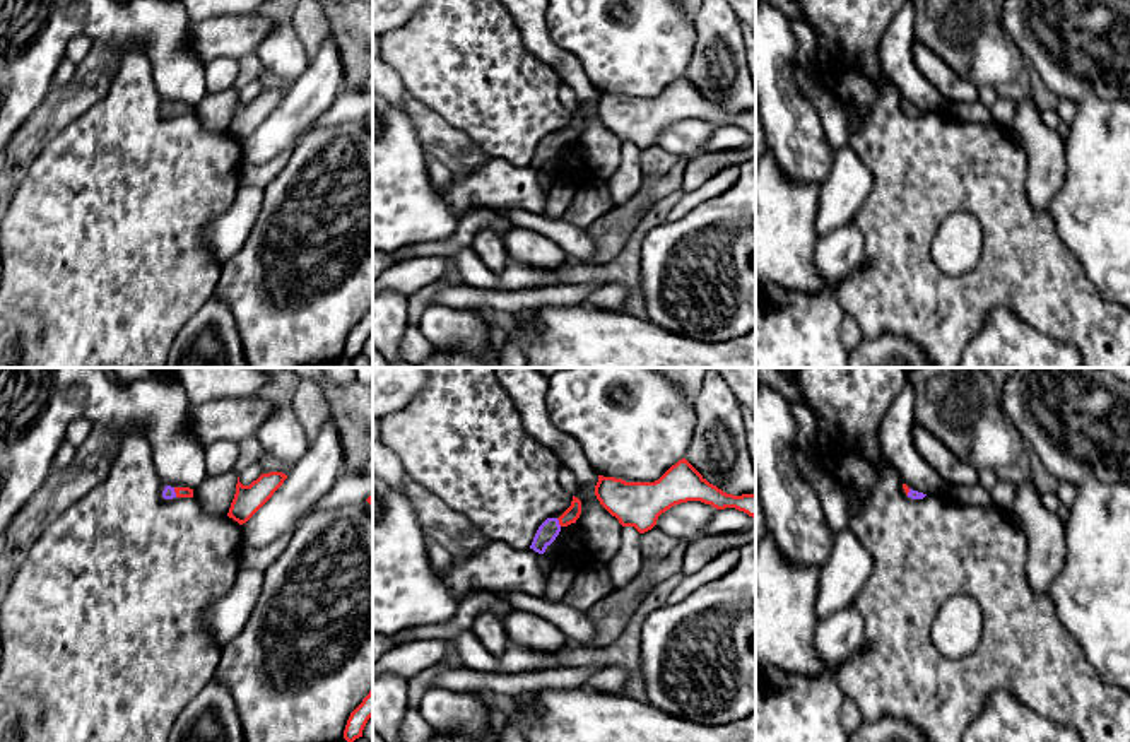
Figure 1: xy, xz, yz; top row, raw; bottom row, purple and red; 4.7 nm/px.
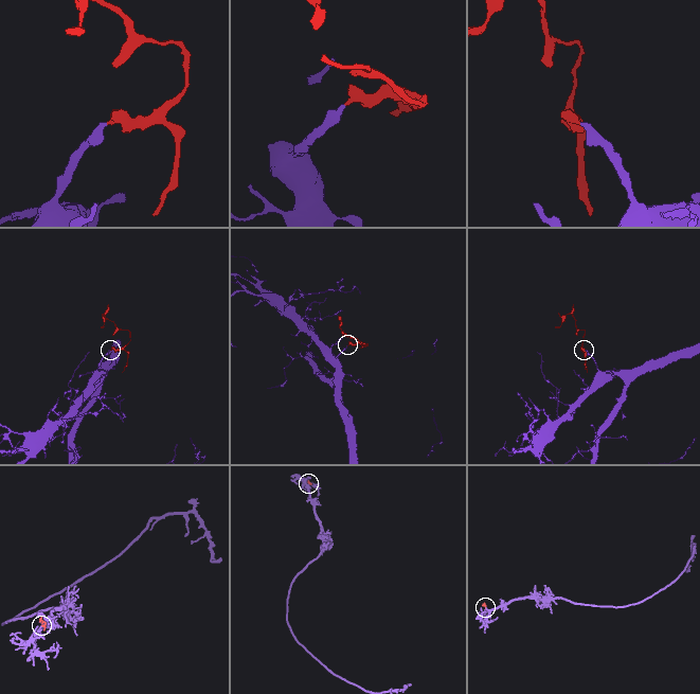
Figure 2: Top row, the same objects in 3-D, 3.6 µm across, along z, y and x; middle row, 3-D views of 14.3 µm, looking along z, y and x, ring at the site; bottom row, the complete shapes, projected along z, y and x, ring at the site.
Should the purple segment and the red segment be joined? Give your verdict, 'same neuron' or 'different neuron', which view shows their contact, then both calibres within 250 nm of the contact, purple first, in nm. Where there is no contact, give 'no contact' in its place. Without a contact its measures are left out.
same neuron; contact in xz; calibres 90 and 70 nm

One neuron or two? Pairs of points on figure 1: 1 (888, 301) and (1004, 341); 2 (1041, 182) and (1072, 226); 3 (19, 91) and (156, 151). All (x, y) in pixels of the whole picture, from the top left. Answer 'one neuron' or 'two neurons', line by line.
1: two neurons
2: two neurons
3: two neurons

